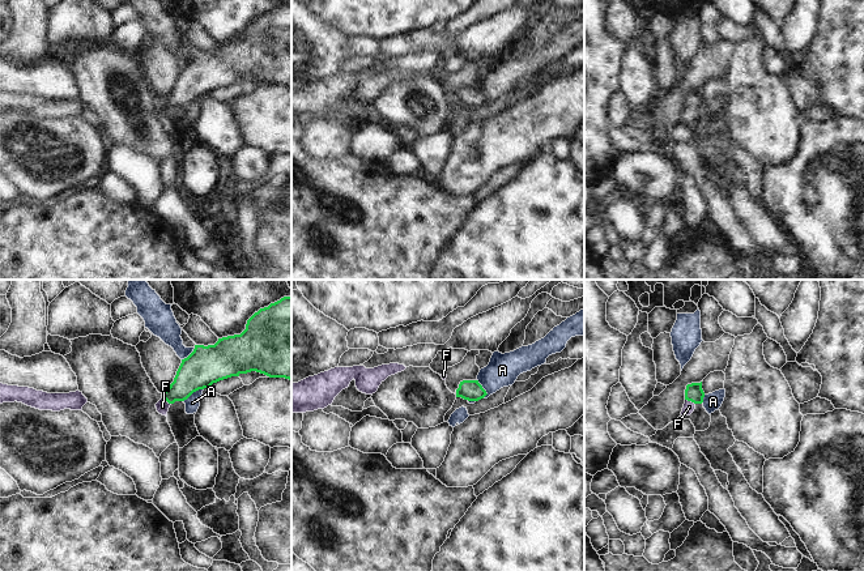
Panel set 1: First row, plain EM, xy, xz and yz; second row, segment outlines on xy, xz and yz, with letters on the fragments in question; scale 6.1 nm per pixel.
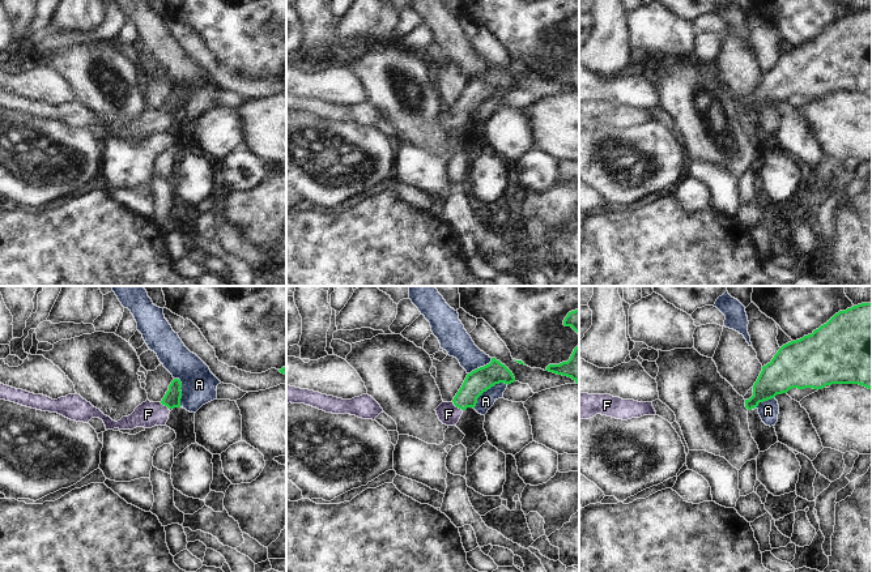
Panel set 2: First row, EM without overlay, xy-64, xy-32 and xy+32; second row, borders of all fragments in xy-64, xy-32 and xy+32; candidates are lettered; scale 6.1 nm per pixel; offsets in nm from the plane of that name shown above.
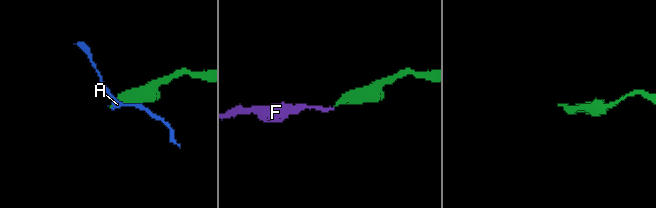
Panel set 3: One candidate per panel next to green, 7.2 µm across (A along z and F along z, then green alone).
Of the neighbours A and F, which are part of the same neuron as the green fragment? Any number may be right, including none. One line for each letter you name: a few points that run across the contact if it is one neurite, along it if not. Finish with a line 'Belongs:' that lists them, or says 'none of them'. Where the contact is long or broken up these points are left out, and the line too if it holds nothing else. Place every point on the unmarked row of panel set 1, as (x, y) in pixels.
F: line yz (693, 99), (690, 107), (689, 114)
Belongs: F

